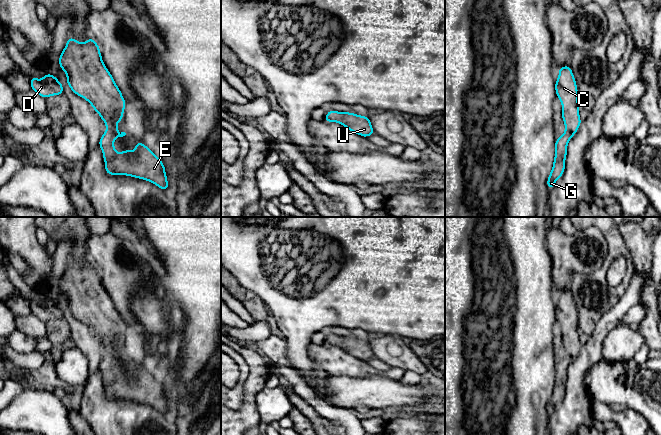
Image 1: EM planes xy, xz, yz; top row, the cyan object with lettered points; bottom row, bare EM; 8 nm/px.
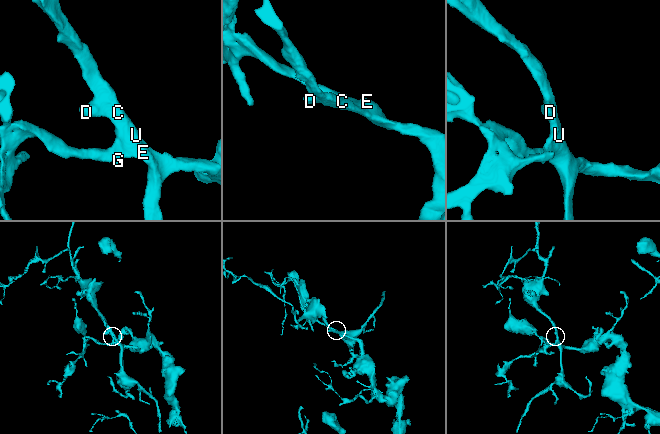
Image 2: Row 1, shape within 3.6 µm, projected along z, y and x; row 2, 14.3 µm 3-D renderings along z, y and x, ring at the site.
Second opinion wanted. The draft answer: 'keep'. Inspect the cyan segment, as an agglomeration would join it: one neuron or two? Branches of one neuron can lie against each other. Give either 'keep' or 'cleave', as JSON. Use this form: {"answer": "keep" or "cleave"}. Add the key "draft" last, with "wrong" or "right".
{"answer": "keep", "draft": "right"}

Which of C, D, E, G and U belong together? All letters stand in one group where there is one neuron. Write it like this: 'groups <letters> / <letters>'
groups C D E G U

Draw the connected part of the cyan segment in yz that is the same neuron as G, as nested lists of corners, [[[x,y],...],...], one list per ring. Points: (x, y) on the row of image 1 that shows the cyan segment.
[[[570,66],[558,68],[559,76],[555,83],[556,96],[562,104],[562,119],[565,124],[564,134],[555,141],[555,158],[553,168],[547,179],[547,187],[551,190],[555,182],[565,171],[565,159],[567,156],[567,145],[580,127],[578,89],[575,77]]]

